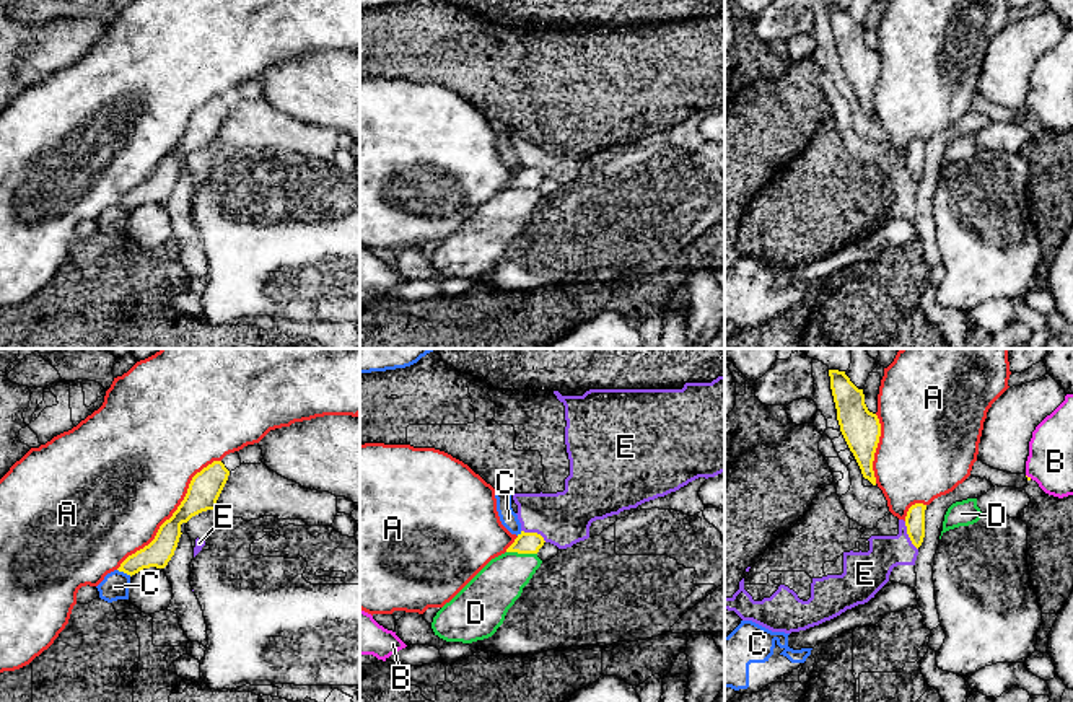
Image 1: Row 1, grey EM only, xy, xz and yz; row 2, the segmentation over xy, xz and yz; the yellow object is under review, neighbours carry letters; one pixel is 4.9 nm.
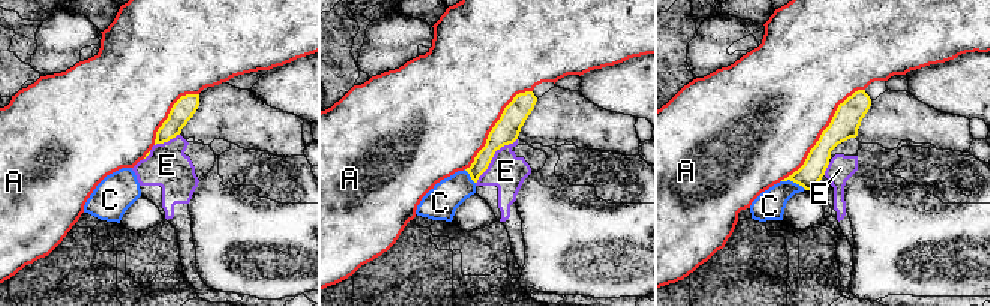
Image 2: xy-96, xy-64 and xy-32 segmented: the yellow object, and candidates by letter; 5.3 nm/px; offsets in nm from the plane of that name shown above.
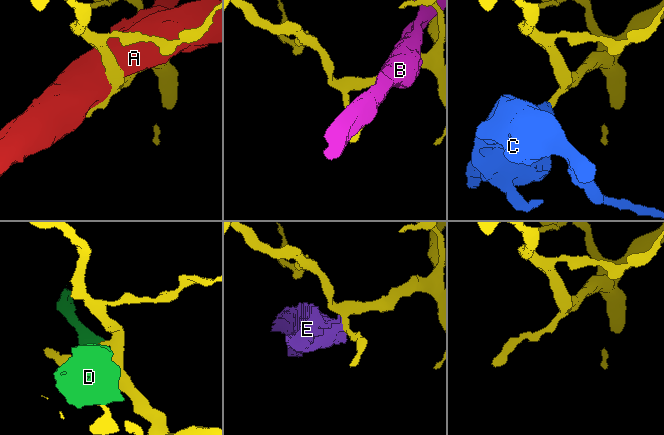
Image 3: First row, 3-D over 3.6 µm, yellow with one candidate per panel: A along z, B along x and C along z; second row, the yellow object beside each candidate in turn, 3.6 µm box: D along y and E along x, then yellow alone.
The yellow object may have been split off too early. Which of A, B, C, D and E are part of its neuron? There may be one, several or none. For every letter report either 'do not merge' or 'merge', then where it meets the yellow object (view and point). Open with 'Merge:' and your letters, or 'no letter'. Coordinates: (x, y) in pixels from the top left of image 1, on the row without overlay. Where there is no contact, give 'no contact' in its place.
Merge: no letter
A: do not merge | xy (173, 149)
B: do not merge | yz (1029, 113)
C: do not merge | xy (124, 207)
D: do not merge | xz (521, 188)
E: do not merge | yz (909, 171)

